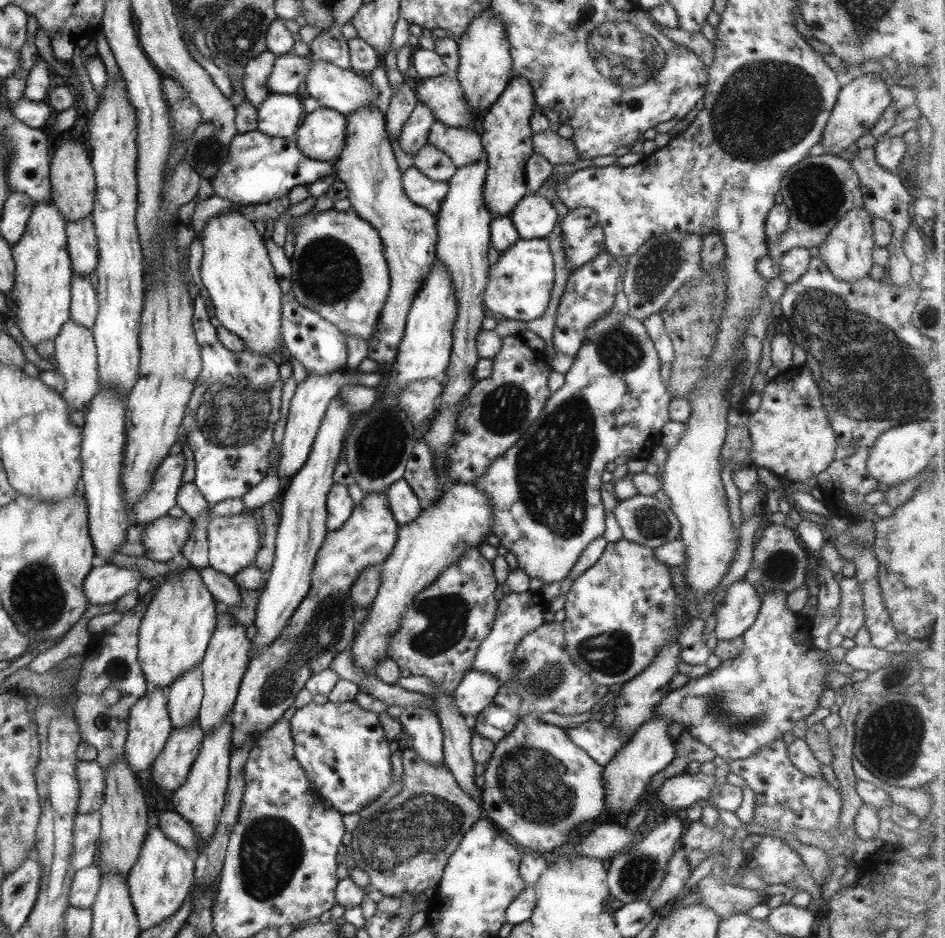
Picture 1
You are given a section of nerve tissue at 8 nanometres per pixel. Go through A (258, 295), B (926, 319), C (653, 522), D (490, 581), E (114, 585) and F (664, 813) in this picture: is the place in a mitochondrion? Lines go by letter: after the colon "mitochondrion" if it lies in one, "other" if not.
A: other
B: mitochondrion
C: mitochondrion
D: other
E: other
F: other

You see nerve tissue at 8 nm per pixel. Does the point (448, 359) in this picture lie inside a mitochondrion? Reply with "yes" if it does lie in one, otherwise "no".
no

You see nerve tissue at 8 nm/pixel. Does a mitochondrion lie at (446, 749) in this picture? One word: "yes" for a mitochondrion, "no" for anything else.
no

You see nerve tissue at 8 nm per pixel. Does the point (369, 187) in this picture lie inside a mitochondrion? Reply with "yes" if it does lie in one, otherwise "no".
no

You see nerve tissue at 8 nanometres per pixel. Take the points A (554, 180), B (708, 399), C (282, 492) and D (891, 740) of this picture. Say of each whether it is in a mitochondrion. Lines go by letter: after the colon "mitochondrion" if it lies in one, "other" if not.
A: other
B: other
C: other
D: mitochondrion

